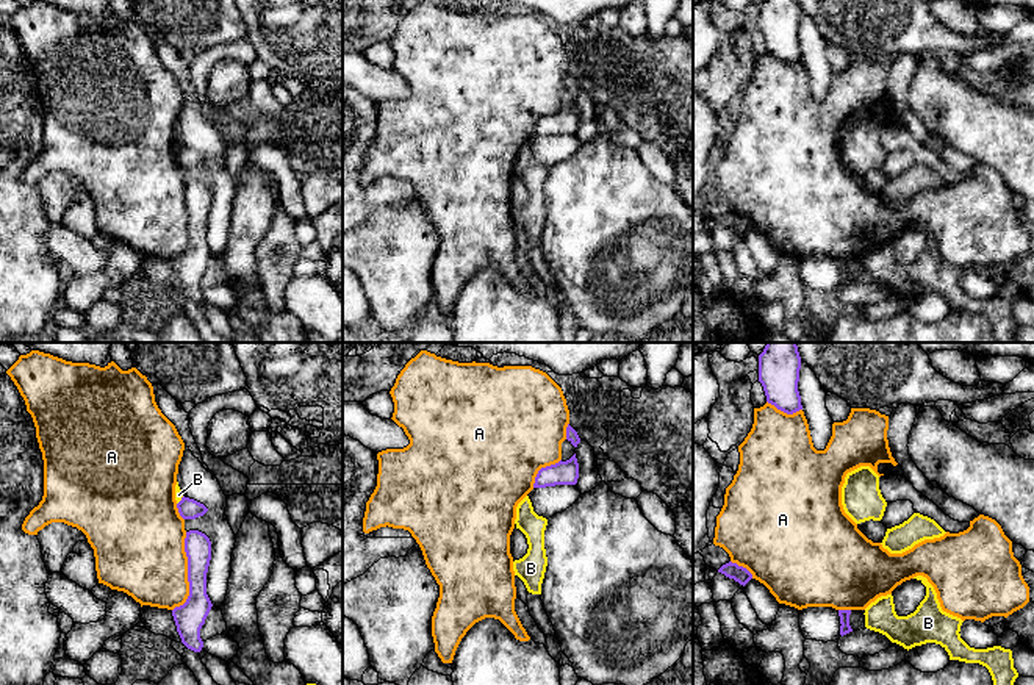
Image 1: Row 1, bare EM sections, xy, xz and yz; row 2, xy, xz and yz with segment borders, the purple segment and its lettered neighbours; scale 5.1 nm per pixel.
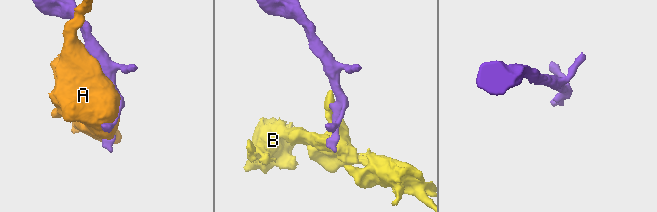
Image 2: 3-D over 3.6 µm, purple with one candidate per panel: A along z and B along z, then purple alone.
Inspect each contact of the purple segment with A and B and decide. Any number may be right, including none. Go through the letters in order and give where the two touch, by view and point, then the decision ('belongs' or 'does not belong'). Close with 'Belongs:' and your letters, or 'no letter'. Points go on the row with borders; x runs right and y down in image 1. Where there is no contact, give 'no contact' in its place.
A: xy (188, 573) | does not belong
B: xy (180, 501) | does not belong
Belongs: no letter

